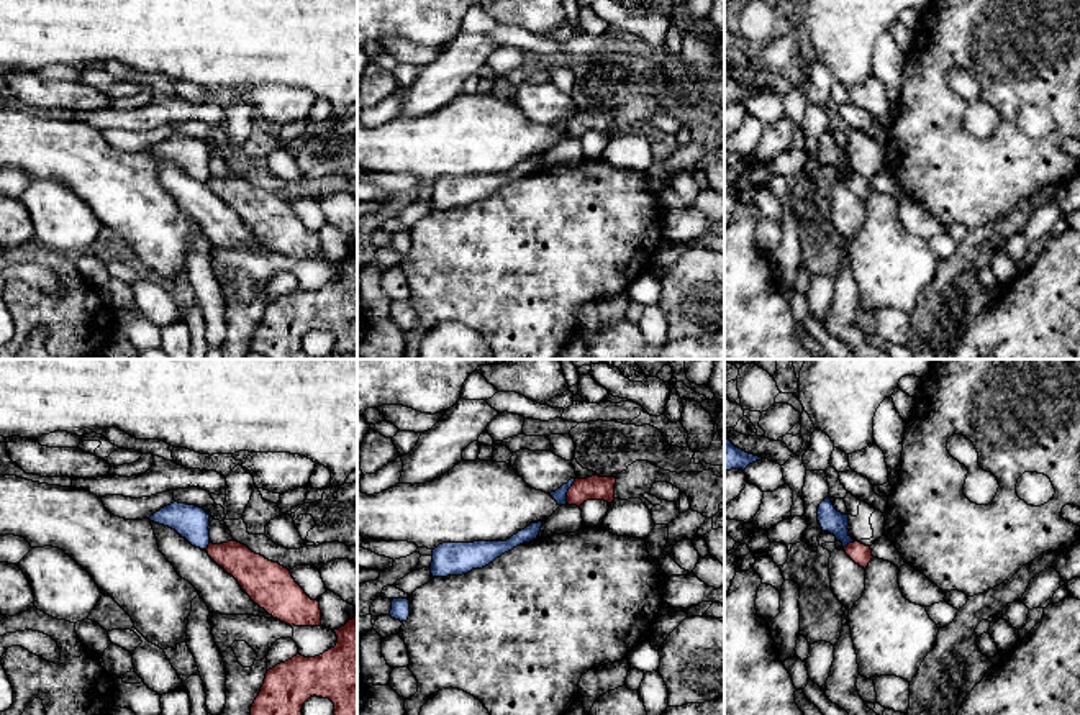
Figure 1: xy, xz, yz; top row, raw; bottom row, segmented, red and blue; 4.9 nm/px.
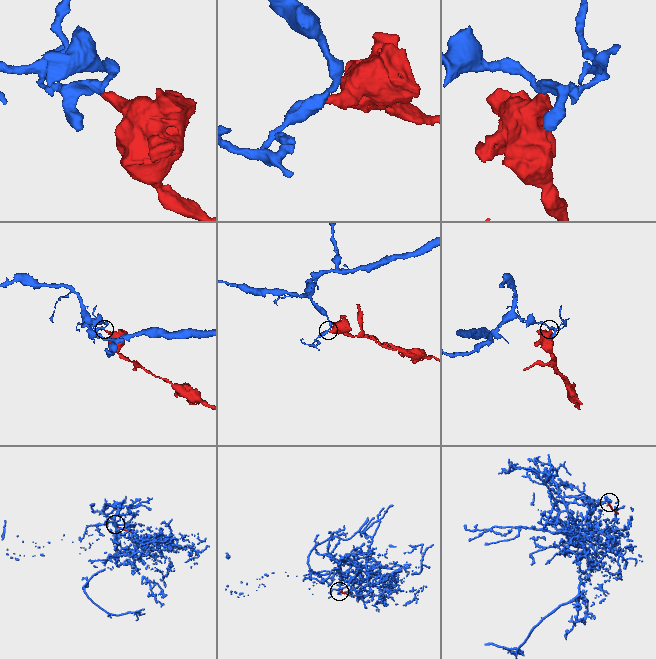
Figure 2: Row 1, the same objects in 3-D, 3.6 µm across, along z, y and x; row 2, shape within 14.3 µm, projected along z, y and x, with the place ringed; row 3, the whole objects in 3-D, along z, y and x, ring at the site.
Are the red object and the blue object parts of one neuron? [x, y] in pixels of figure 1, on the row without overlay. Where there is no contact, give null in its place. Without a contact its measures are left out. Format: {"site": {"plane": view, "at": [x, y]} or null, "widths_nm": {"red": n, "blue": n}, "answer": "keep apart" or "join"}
{"site": {"plane": "xz", "at": [569, 123]}, "widths_nm": {"red": 120, "blue": 70}, "answer": "keep apart"}

